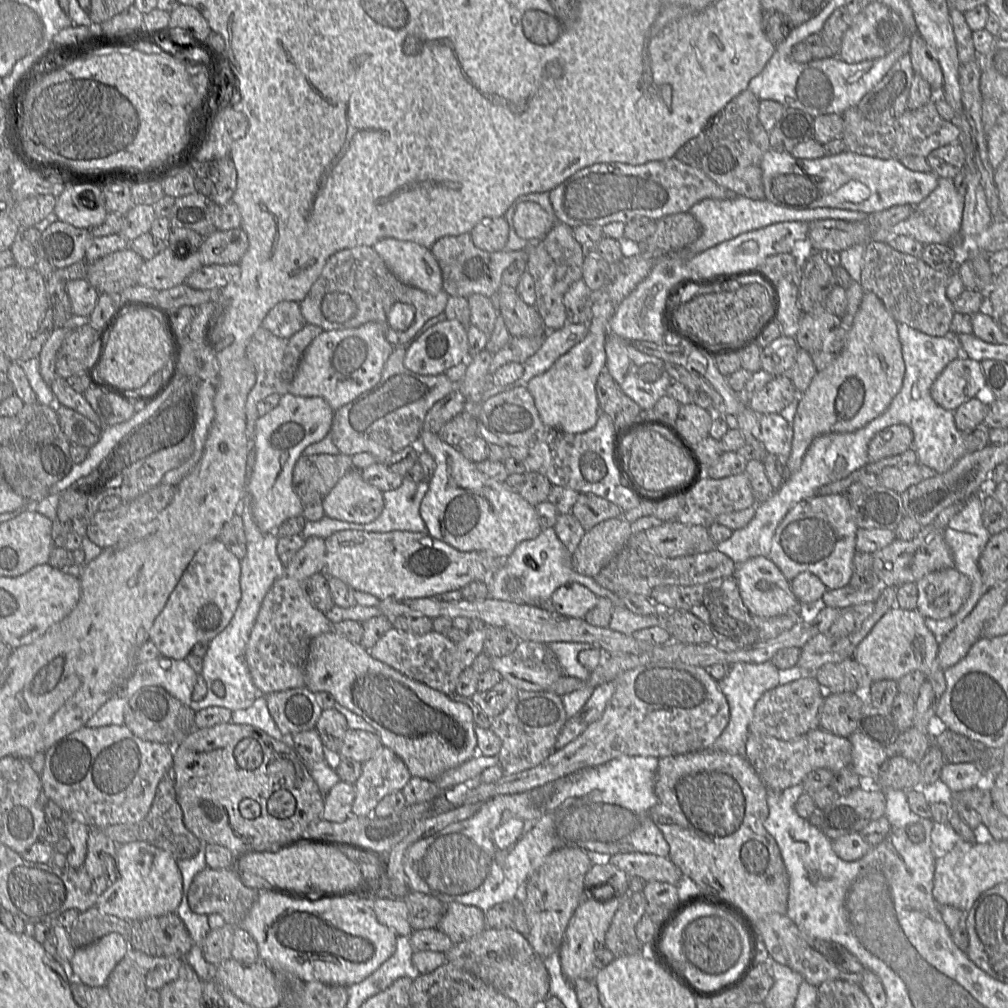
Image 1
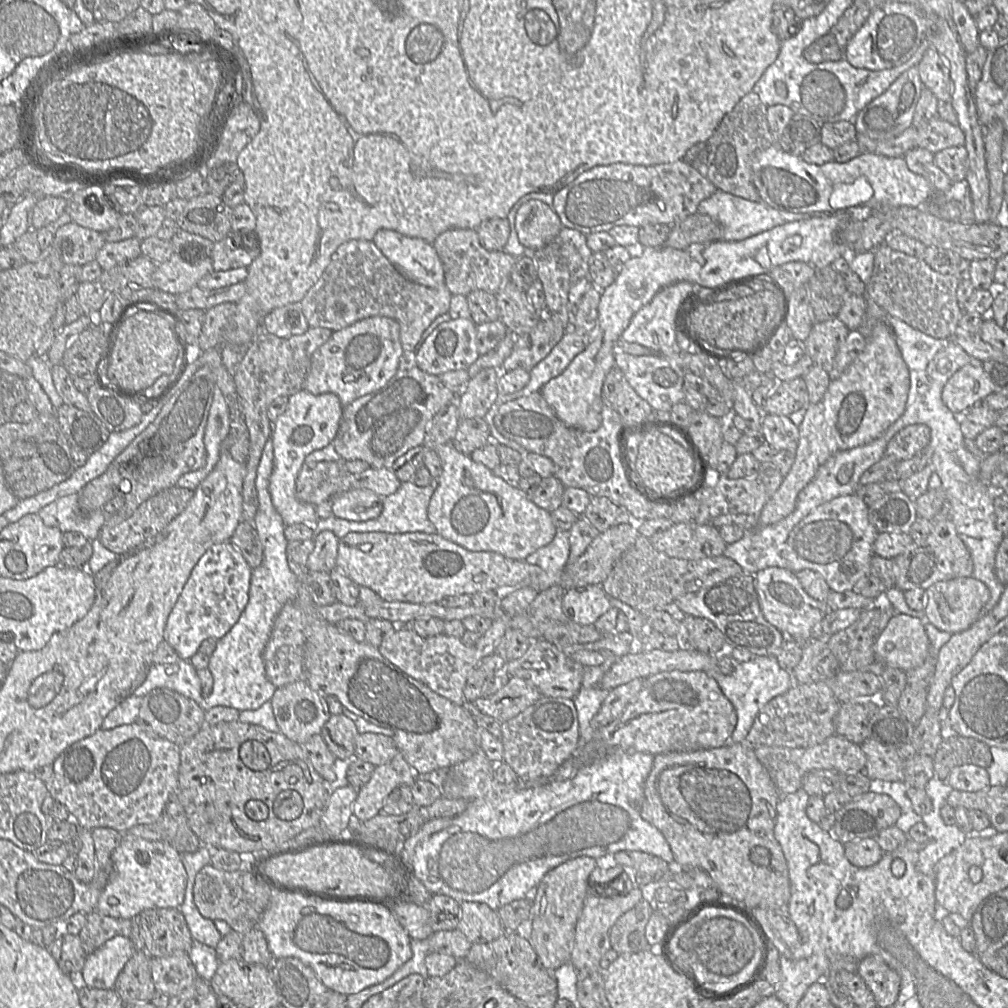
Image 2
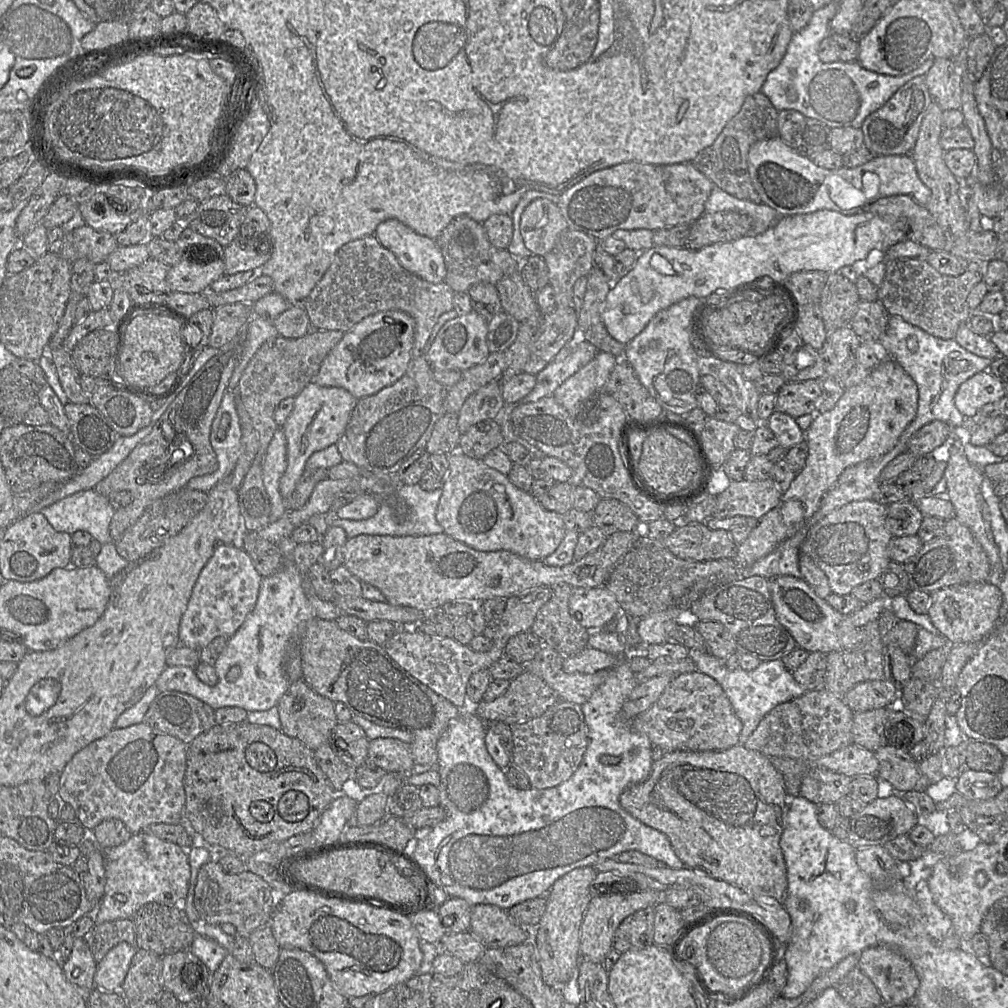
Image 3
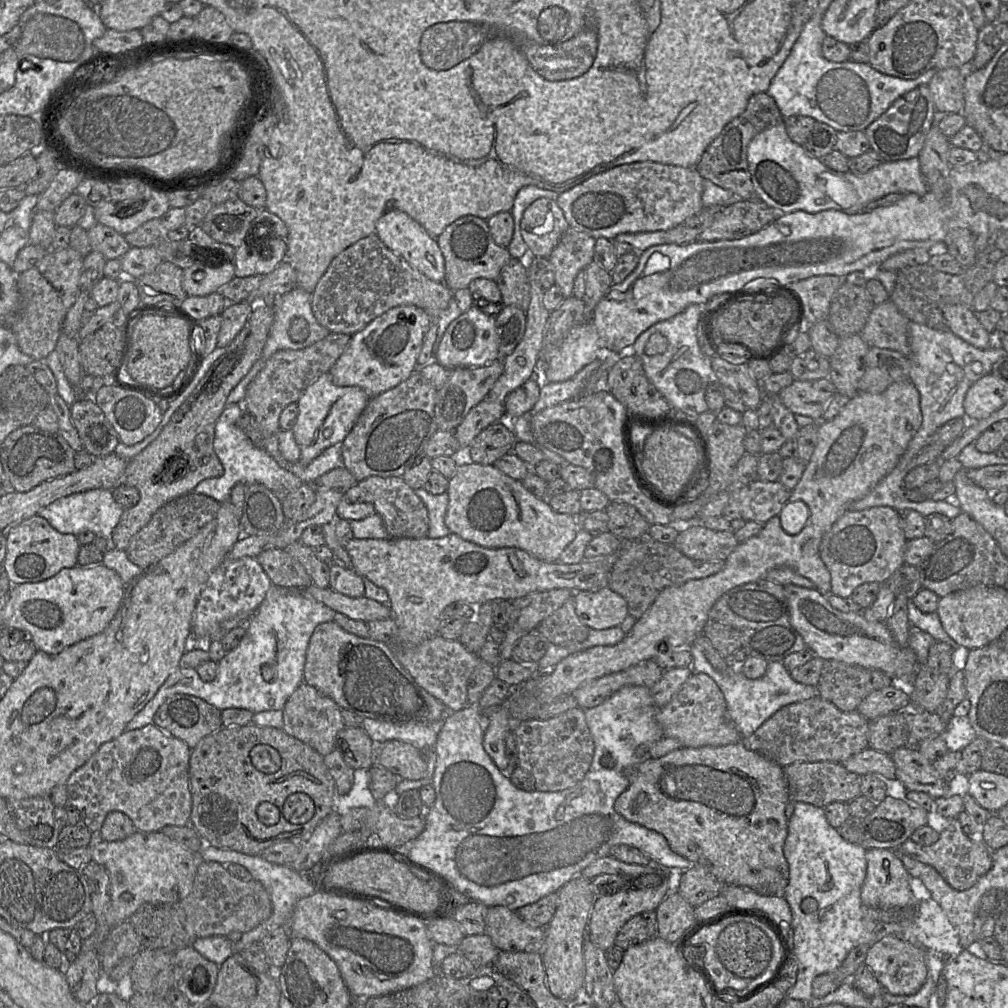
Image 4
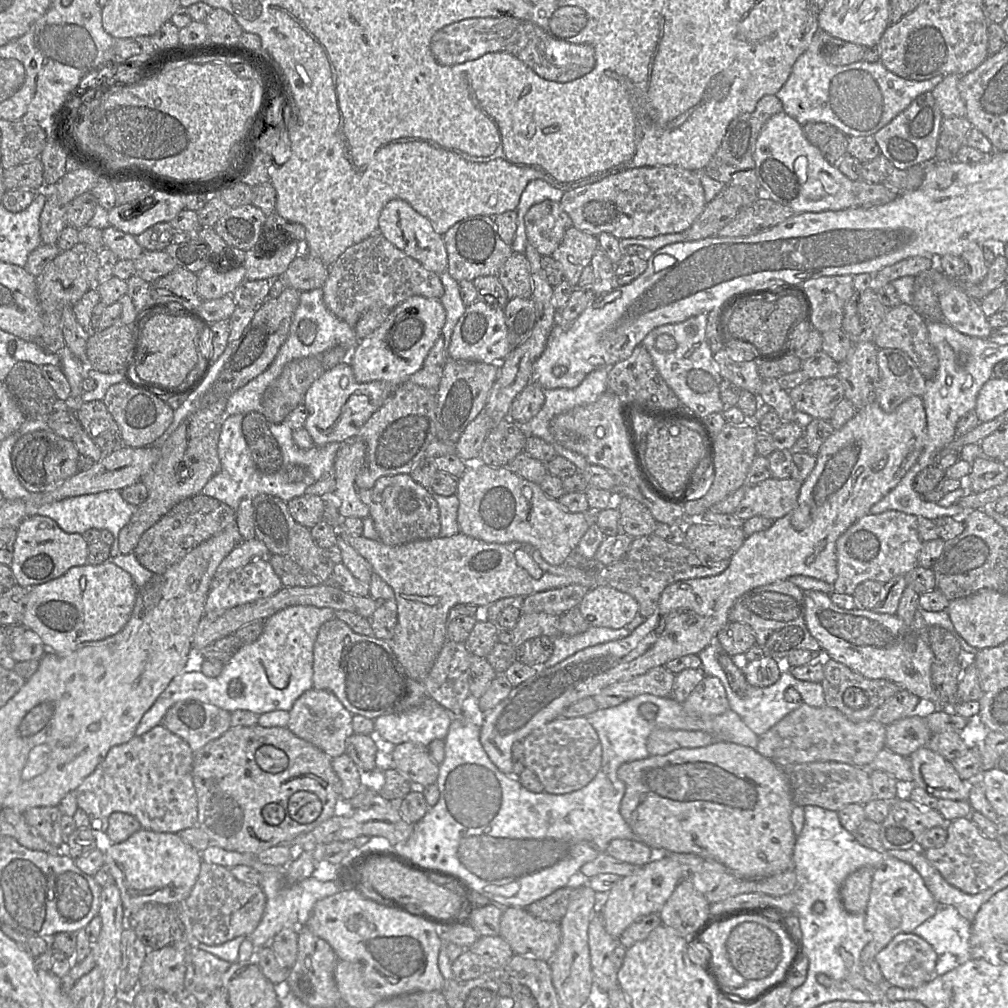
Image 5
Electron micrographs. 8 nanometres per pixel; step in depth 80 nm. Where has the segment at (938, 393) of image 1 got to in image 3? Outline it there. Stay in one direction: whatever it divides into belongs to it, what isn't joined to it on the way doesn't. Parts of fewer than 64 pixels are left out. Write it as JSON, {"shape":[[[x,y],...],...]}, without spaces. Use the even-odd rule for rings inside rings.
{"shape":[[[986,370],[973,375],[959,386],[954,404],[968,420],[974,418],[983,406],[1005,395],[1002,384]]]}

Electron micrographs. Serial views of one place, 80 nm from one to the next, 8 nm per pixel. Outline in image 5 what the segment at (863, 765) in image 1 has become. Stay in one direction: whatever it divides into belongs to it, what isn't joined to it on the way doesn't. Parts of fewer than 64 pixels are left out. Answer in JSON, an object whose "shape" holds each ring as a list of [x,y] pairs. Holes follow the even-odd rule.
{"shape":[[[921,747],[911,753],[908,759],[911,764],[915,787],[923,788],[937,799],[968,800],[971,790],[969,782],[962,780],[952,763],[940,754],[927,747]]]}

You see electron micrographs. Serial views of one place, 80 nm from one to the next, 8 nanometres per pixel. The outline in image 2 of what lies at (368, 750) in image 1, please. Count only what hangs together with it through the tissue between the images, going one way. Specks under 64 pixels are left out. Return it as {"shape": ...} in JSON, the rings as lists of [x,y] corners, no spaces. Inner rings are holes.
{"shape":[[[359,733],[355,741],[354,756],[374,766],[388,763],[398,753],[393,739],[382,734]]]}

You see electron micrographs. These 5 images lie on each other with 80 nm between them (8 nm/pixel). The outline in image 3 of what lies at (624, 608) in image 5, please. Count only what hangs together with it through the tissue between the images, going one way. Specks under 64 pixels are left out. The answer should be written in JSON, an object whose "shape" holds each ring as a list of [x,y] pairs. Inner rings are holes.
{"shape":[[[604,586],[573,588],[569,598],[570,615],[585,629],[603,629],[622,613],[616,597]]]}

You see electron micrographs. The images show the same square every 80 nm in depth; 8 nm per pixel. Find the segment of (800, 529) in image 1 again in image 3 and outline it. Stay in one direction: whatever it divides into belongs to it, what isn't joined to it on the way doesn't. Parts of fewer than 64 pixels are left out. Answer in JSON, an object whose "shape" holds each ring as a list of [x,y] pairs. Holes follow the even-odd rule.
{"shape":[[[872,500],[852,501],[833,509],[822,518],[810,521],[807,535],[799,547],[799,557],[809,557],[826,574],[832,593],[849,594],[855,586],[877,579],[892,561],[889,544],[893,535],[885,527],[886,512],[886,505]]]}

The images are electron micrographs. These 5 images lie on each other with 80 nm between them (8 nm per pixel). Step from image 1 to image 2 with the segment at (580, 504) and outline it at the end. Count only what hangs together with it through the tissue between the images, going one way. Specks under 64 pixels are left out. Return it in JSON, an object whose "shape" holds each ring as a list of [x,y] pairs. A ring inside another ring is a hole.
{"shape":[[[591,496],[588,506],[580,517],[589,521],[599,532],[634,521],[623,506],[615,504],[604,496]]]}

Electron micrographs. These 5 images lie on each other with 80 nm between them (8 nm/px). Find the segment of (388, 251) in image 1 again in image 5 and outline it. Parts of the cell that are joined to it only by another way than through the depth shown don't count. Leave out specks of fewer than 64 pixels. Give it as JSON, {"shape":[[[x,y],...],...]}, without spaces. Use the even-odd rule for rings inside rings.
{"shape":[[[401,199],[389,201],[379,217],[379,230],[389,242],[417,260],[427,270],[441,275],[448,269],[448,253],[443,236],[435,232],[431,222]]]}

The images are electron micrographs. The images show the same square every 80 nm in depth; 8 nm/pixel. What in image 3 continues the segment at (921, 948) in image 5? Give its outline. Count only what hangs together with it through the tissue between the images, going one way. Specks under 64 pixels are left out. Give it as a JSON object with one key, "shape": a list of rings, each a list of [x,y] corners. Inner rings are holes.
{"shape":[[[879,945],[858,954],[857,967],[877,987],[882,1003],[891,1006],[909,1004],[920,981],[912,964],[896,950]]]}

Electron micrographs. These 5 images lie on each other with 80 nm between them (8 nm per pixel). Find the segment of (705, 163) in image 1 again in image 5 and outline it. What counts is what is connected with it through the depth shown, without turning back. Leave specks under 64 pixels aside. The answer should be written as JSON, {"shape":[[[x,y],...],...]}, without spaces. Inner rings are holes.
{"shape":[[[765,95],[757,102],[752,112],[733,119],[727,127],[719,148],[703,171],[724,185],[740,186],[749,193],[760,195],[760,185],[753,158],[755,145],[766,122],[781,111],[783,111],[783,105],[780,99],[776,95]]]}

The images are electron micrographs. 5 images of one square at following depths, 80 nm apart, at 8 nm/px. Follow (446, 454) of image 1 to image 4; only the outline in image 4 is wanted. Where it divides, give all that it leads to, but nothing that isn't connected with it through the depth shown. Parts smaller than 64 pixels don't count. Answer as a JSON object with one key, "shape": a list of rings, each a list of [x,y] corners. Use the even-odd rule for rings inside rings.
{"shape":[[[458,457],[456,458],[459,461],[459,465],[457,467],[455,475],[449,480],[449,487],[447,490],[449,503],[445,515],[445,524],[449,528],[450,532],[452,534],[460,536],[462,539],[466,541],[472,542],[484,548],[518,548],[531,554],[539,560],[548,563],[557,562],[561,553],[575,539],[577,532],[579,531],[577,518],[573,515],[561,514],[554,511],[547,503],[547,499],[537,498],[522,485],[521,481],[515,480],[507,476],[493,465],[481,465],[473,462],[468,462],[467,460],[460,460]]]}

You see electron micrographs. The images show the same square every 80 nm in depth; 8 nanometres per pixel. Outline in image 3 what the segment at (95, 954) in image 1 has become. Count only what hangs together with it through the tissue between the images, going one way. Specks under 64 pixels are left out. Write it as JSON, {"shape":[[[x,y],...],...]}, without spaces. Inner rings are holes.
{"shape":[[[120,942],[113,947],[97,964],[94,975],[95,989],[105,992],[118,991],[137,950],[135,945],[130,945],[127,942]]]}

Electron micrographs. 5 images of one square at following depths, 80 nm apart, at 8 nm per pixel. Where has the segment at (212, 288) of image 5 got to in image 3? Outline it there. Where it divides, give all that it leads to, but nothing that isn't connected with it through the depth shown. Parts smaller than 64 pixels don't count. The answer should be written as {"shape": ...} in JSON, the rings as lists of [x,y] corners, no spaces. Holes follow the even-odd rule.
{"shape":[[[187,250],[184,254],[184,258],[177,263],[170,267],[167,273],[167,283],[170,289],[173,292],[182,292],[182,293],[201,293],[207,289],[212,282],[219,279],[221,276],[225,274],[225,265],[223,259],[218,258],[218,254],[214,255],[211,253],[211,257],[205,255],[205,251],[196,251],[195,253],[203,253],[203,257],[197,258],[193,261],[193,258],[189,255],[189,260],[187,257]]]}

